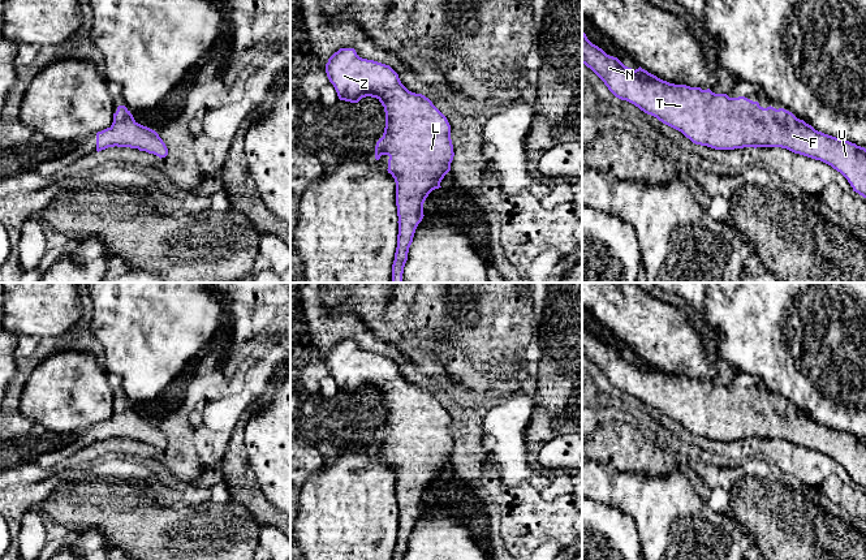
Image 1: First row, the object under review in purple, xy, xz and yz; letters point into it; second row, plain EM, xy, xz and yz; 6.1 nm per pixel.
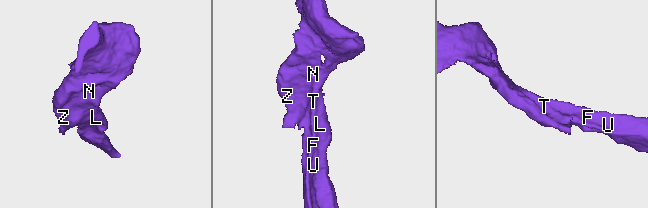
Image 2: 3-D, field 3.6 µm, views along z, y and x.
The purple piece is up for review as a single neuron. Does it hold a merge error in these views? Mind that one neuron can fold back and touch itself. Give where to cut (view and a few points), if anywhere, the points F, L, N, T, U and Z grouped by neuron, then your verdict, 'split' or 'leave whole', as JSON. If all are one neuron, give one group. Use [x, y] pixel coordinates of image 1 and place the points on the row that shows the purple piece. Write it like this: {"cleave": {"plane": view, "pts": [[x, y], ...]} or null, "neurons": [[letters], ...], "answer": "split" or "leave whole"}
{"cleave": null, "neurons": [["F", "L", "N", "T", "U", "Z"]], "answer": "leave whole"}

